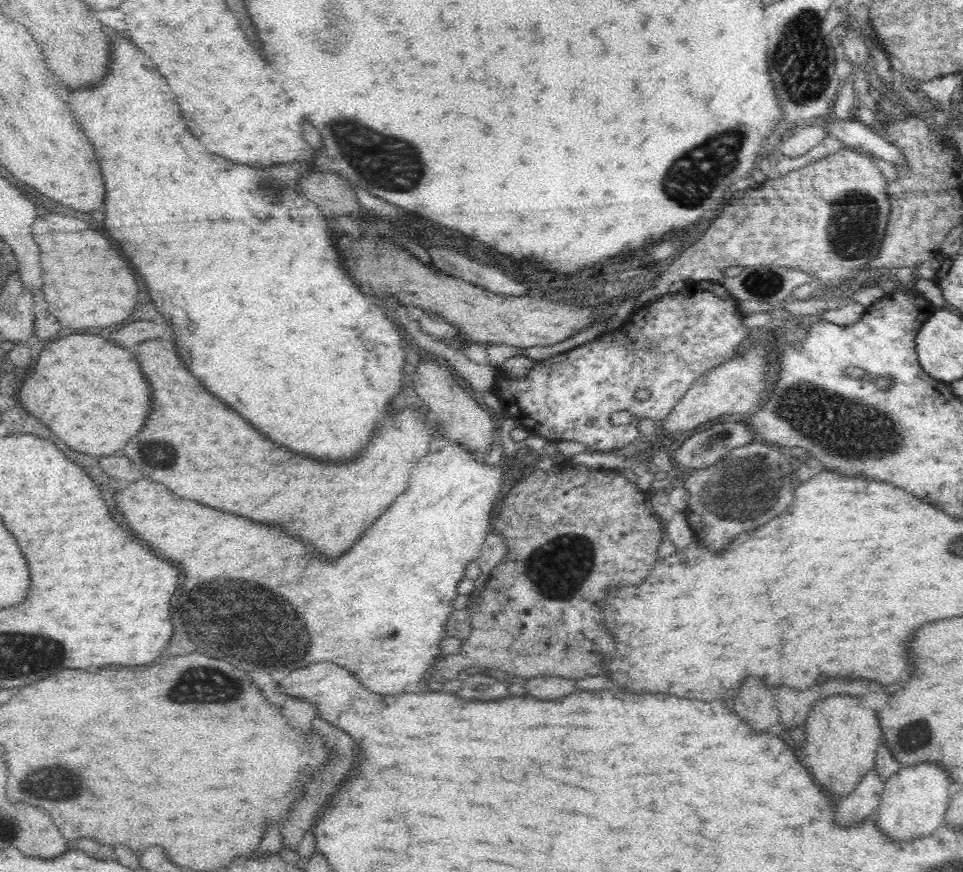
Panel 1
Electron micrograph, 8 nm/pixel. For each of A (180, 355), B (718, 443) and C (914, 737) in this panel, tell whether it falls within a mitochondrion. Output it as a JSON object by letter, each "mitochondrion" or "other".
{"A":"other","B":"mitochondrion","C":"mitochondrion"}

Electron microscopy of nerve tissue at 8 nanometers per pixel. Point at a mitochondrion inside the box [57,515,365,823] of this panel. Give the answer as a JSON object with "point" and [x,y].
{"point":[259,626]}

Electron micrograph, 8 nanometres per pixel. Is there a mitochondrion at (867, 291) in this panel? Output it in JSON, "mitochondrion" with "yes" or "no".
{"mitochondrion":"no"}

